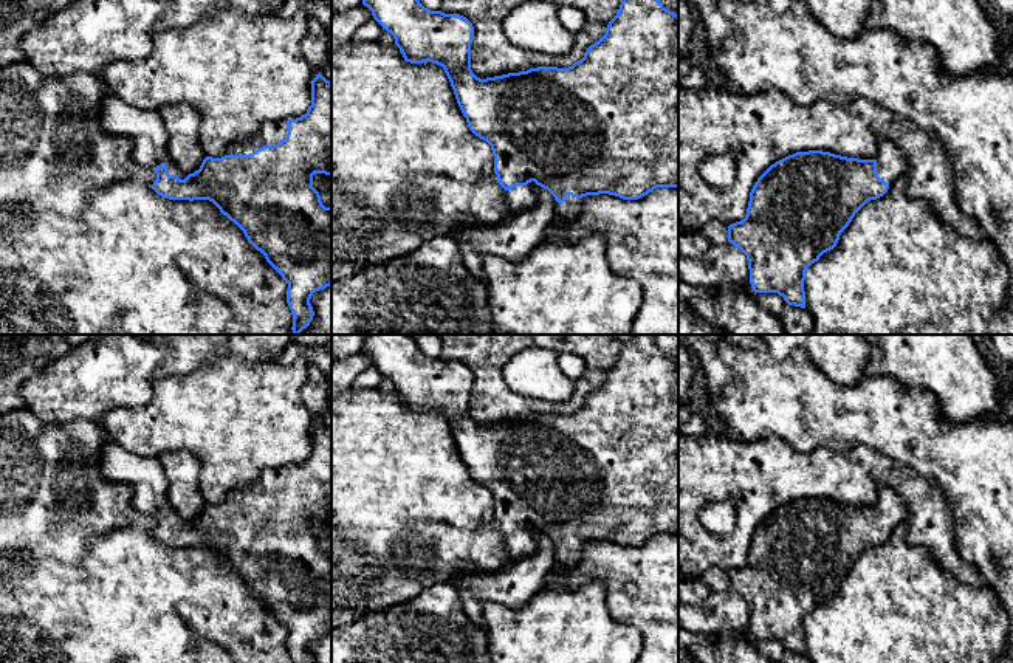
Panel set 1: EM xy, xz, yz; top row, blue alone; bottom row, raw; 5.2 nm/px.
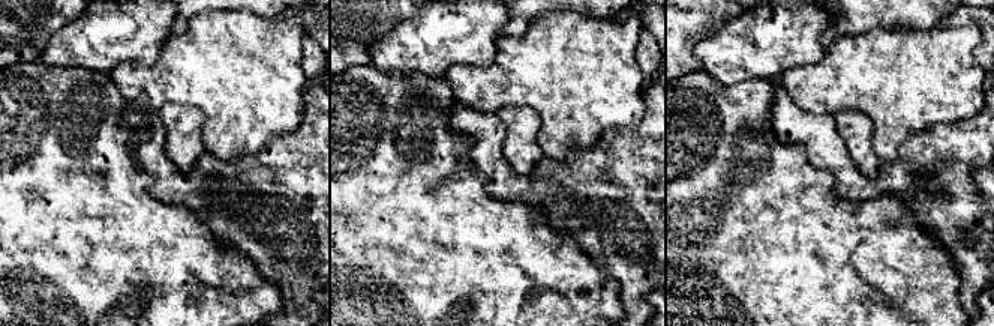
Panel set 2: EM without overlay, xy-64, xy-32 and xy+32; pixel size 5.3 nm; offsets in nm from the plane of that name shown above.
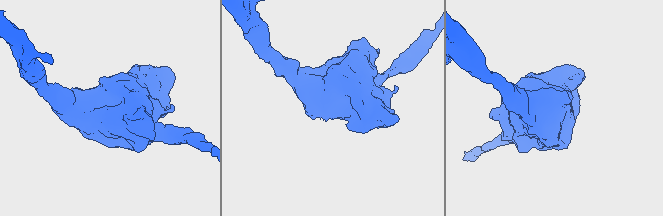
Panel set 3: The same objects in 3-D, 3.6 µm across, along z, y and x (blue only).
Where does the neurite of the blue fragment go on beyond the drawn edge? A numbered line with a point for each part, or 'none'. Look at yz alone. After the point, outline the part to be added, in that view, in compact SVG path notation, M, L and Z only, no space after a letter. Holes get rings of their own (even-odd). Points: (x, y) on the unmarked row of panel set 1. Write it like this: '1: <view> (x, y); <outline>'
1: yz (891, 508); M883 482L877 483L878 497L877 497L877 519L881 527L892 530L901 520L906 520L908 511L906 503L900 494Z

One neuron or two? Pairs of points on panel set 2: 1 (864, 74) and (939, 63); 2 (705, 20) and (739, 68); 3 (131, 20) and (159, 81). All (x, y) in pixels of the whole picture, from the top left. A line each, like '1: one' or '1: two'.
1: one
2: two
3: two

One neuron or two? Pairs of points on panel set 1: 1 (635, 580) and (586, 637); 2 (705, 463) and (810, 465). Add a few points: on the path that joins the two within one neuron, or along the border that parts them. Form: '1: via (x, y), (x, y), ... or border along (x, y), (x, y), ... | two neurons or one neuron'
1: border along (583, 586), (601, 581), (609, 614), (640, 631) | two neurons
2: via (731, 470), (784, 470) | one neuron

